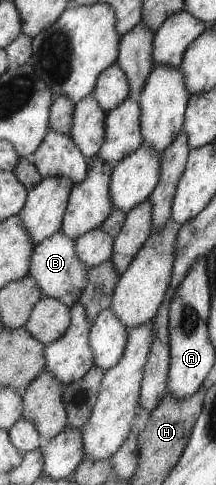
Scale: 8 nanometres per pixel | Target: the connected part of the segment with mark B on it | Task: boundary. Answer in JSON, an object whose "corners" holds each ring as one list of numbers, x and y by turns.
{"corners":[[56,233,50,239,35,245,35,253,32,253,32,266,30,274,40,285,44,297,54,297,70,307,79,303,84,289,88,288,91,279,88,277,89,269,76,253,76,241,68,237,66,233]]}

